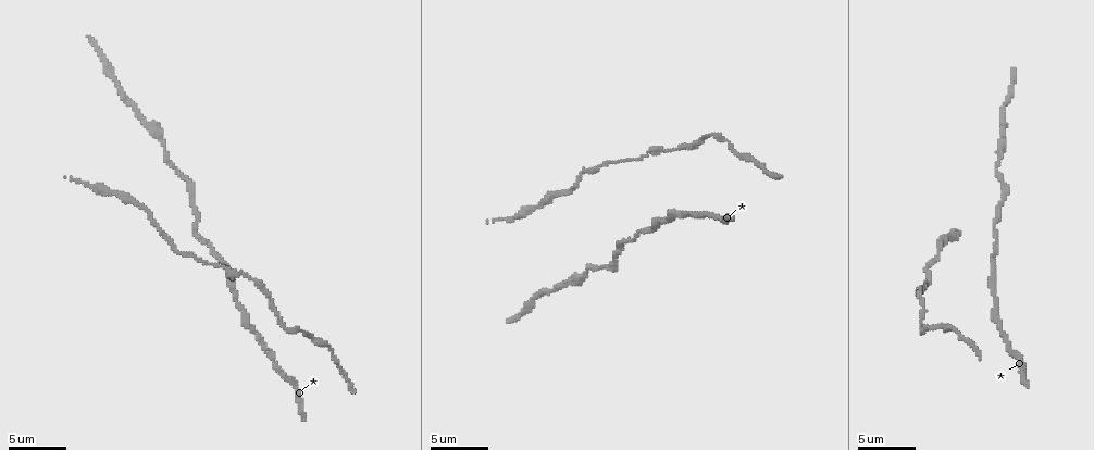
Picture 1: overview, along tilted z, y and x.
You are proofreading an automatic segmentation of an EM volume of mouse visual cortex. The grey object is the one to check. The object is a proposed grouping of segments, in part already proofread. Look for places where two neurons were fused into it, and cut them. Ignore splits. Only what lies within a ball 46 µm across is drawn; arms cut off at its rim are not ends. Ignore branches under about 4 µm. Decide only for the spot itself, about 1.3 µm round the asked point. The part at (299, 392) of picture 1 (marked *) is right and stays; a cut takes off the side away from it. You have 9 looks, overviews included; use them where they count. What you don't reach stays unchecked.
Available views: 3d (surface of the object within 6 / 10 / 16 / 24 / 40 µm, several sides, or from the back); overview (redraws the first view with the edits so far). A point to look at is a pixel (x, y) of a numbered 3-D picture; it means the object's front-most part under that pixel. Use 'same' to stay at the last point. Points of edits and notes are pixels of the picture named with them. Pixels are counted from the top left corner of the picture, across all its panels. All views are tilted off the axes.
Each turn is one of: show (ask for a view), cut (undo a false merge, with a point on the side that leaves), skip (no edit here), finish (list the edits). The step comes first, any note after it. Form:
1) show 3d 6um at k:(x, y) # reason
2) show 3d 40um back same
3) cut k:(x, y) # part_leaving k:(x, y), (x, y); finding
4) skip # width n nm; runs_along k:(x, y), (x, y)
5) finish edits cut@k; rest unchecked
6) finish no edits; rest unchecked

show 3d 10um at 1:(992, 267) # sudden change in width

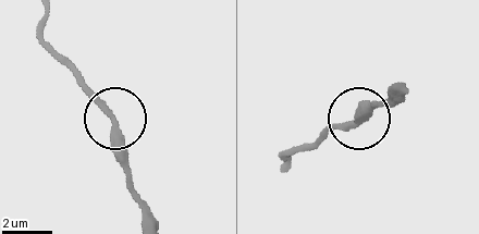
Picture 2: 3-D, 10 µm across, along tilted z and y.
skip # runs_along 2:(403, 98), (320, 137); continuous, no second neuron

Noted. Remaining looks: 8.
show 3d 10um at 1:(533, 210) # calibre changes

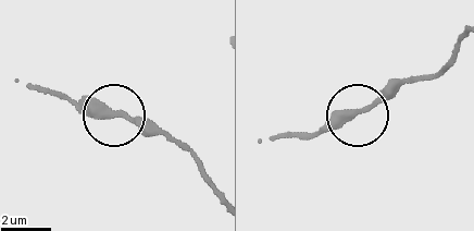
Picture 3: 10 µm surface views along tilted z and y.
show 3d 10um back at 3:(355, 112)

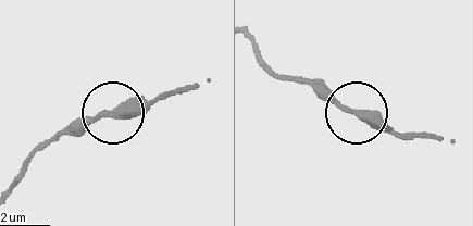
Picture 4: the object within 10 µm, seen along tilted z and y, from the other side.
skip # runs_along 4:(11, 184), (47, 145), (110, 115), (164, 100); continuous, no second neuron

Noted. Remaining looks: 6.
show 3d 10um at 1:(143, 117) # thick turns thin

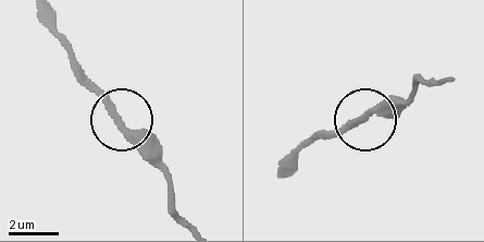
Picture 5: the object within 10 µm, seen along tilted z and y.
show 3d 6um at 5:(120, 125)

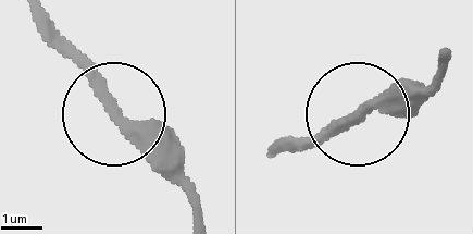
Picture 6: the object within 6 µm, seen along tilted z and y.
skip # runs_along 6:(197, 212), (193, 194), (123, 125), (102, 86), (33, 22); one neuron here

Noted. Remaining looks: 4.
show 3d 6um at 1:(707, 137) # thin neck

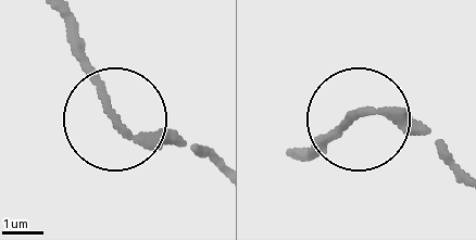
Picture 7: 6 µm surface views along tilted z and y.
skip # width 170 nm; continuous, no second neuron

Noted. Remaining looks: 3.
finish no edits; rest unchecked

